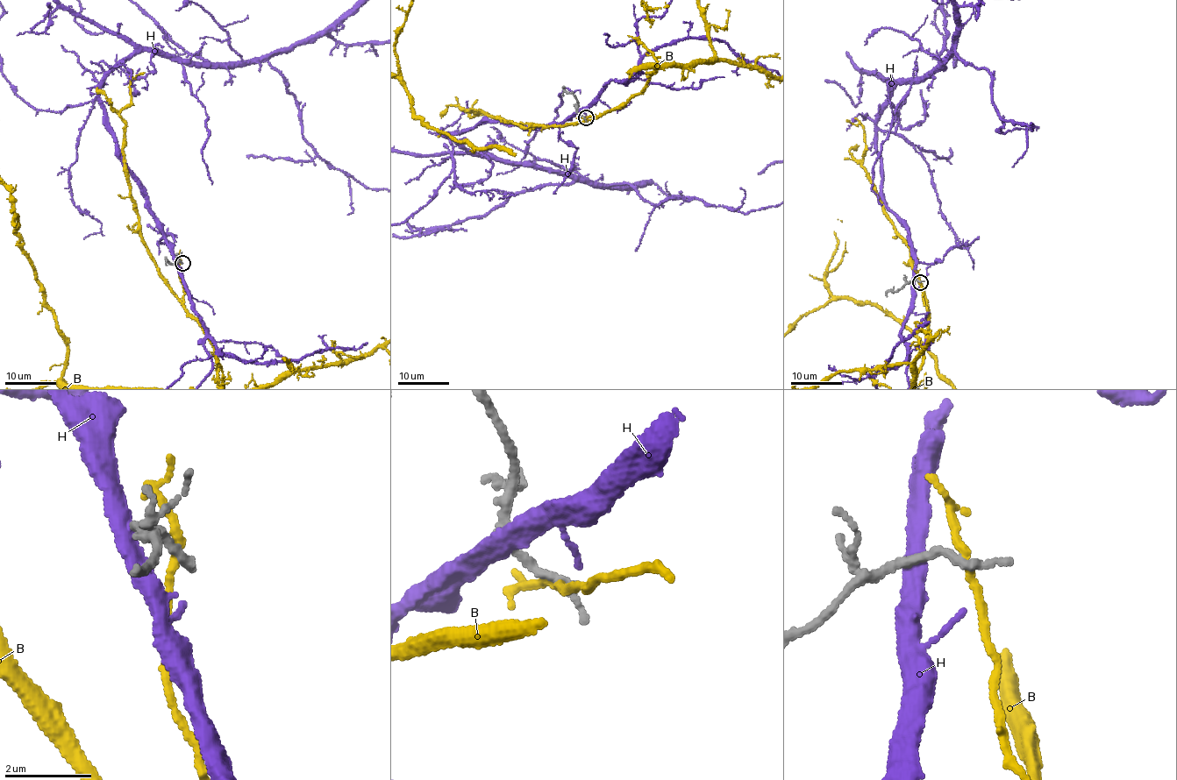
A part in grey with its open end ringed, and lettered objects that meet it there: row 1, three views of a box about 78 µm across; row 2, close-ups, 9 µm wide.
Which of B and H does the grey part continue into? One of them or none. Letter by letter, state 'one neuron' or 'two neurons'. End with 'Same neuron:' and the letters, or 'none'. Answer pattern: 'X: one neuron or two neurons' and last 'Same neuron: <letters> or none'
B: two neurons
H: two neurons
Same neuron: none

